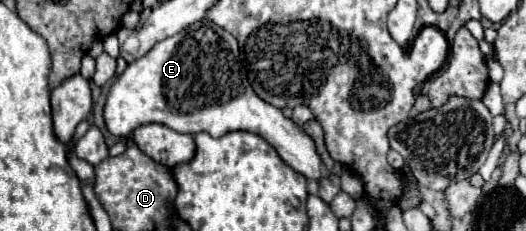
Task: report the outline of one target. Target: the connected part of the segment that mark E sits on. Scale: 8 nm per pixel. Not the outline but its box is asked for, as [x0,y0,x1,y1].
[104,21,322,181]

